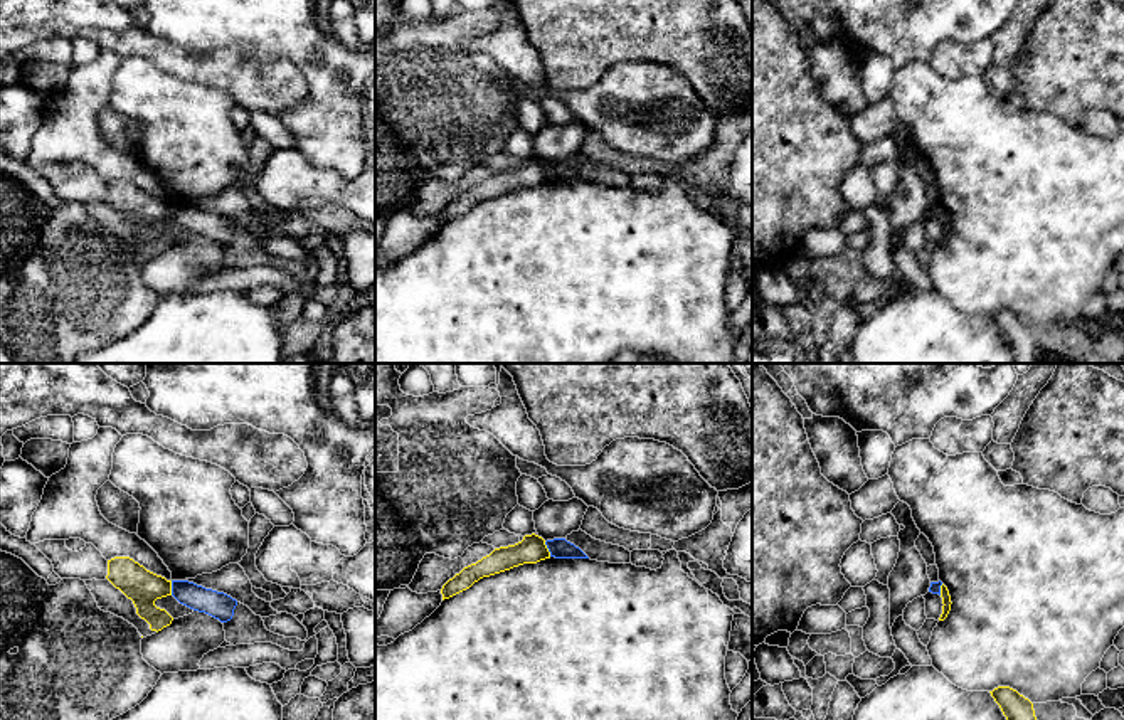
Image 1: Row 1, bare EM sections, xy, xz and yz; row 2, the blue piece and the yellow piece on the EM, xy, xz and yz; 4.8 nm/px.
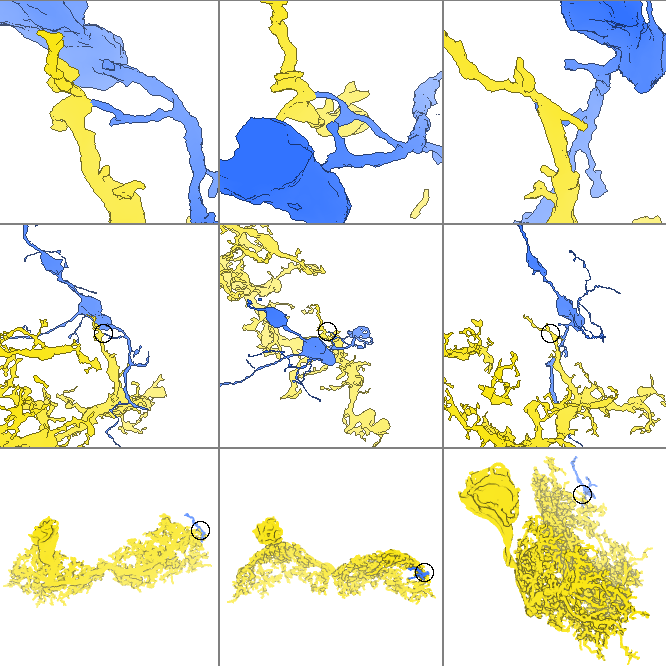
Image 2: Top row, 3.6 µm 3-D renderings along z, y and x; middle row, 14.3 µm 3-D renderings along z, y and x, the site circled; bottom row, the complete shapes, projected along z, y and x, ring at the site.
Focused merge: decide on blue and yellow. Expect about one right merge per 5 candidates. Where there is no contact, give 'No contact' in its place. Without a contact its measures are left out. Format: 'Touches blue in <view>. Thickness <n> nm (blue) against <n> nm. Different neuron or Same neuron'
Touches blue in xy. Thickness 130 nm (blue) against 170 nm. Different neuron

